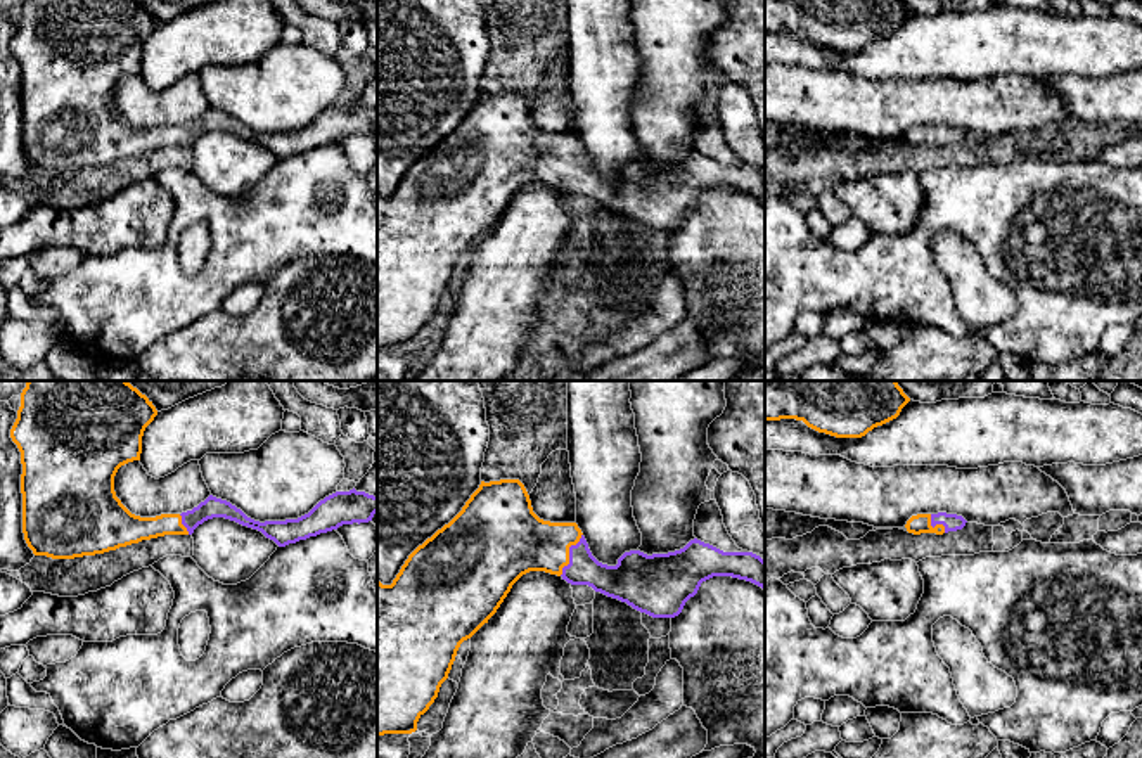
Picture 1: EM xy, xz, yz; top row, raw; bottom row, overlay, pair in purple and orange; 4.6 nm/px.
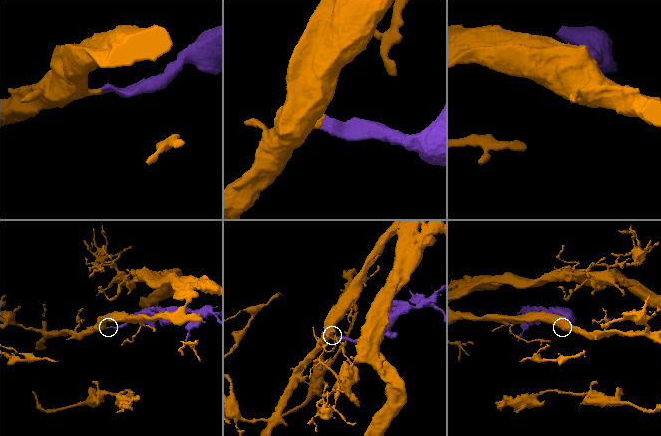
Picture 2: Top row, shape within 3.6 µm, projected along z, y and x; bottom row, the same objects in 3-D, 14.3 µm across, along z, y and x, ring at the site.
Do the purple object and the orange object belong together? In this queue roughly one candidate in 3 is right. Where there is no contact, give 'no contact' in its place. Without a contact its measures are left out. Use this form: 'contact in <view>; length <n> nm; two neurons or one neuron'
contact in xz; length 220 nm; one neuron

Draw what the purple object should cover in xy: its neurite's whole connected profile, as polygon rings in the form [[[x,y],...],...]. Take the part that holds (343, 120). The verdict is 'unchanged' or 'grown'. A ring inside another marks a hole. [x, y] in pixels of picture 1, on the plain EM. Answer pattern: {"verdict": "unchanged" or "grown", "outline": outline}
{"verdict": "grown", "outline": [[[24,0],[17,31],[10,42],[10,50],[21,64],[21,106],[22,106],[22,145],[35,168],[52,171],[74,171],[104,166],[164,147],[192,147],[208,132],[225,130],[242,138],[261,144],[279,159],[337,142],[343,137],[369,135],[377,125],[377,109],[365,104],[336,104],[320,112],[308,126],[286,133],[254,133],[227,112],[209,107],[192,123],[182,126],[161,126],[140,130],[132,126],[114,104],[114,88],[128,74],[140,73],[142,48],[145,40],[157,28],[152,14],[137,0]]]}

